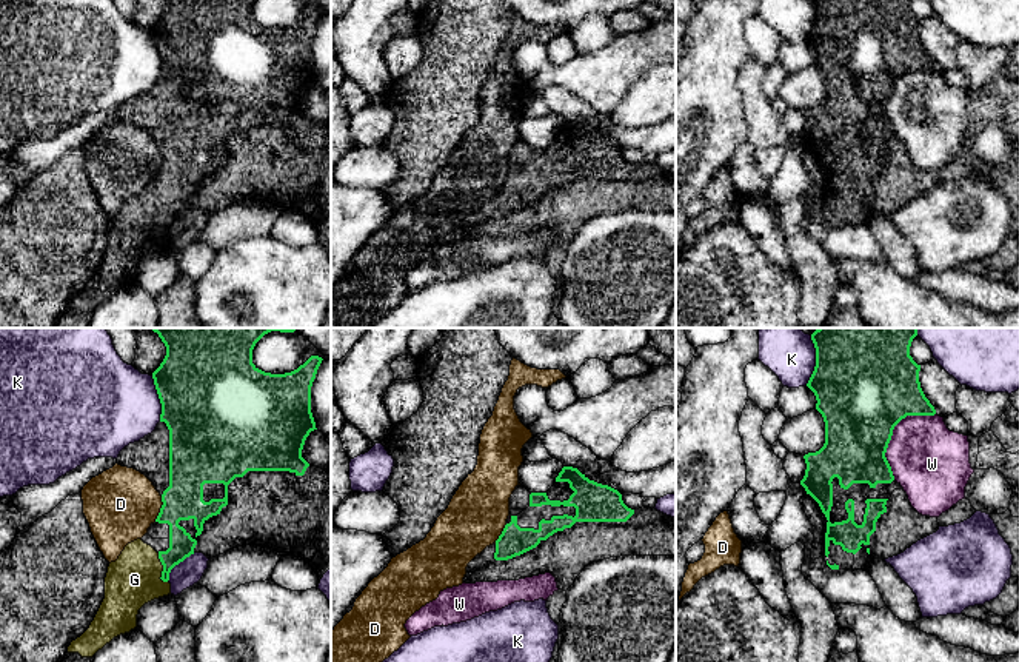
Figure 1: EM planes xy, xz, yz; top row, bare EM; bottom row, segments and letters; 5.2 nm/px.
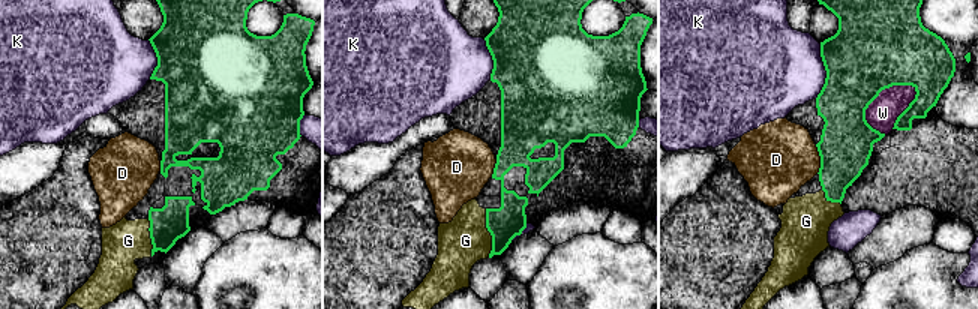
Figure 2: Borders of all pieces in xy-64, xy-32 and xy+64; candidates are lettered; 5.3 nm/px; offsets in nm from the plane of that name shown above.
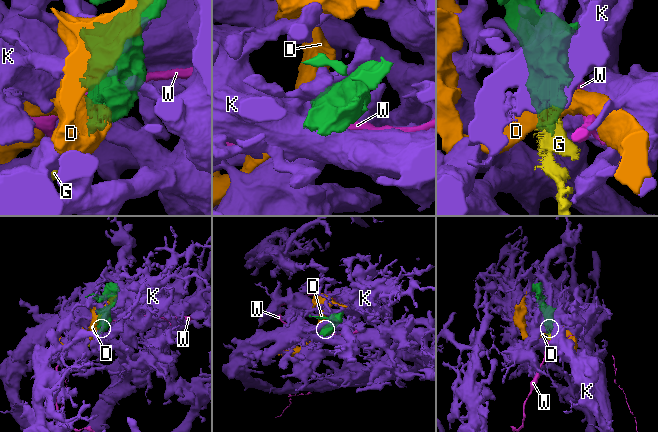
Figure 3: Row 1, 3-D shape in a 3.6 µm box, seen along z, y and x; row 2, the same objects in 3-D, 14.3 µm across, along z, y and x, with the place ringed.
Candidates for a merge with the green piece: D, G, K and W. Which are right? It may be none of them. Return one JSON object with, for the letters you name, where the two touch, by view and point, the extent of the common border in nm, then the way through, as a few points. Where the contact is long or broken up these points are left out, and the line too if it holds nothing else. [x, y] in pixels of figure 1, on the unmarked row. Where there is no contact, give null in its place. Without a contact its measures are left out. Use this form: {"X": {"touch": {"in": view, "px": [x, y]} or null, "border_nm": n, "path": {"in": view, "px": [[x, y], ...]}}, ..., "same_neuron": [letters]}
{"G": {"touch": {"in": "xy", "px": [163, 224]}, "border_nm": 170, "path": {"in": "xy", "px": [[182, 200], [163, 224], [153, 224], [134, 234]]}}, "same_neuron": ["G"]}

